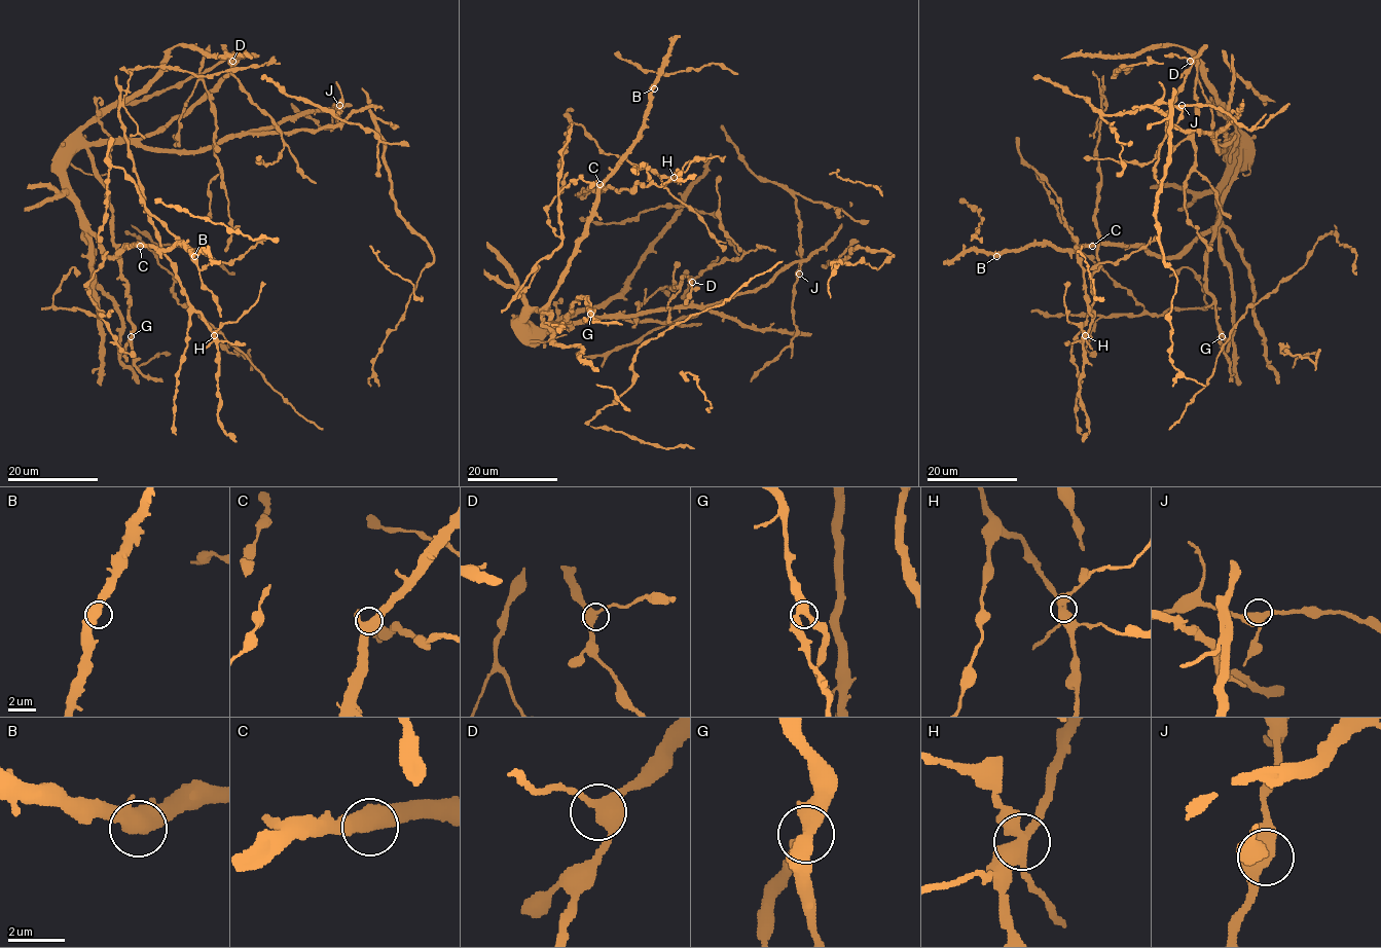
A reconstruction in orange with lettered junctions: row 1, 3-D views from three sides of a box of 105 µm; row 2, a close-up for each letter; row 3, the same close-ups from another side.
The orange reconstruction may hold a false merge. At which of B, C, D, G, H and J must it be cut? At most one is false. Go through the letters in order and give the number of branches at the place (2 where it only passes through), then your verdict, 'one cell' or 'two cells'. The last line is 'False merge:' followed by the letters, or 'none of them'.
B: 3 branches meet; one cell
C: 3 branches meet; one cell
D: 4 branches meet; one cell
G: 3 branches meet; one cell
H: 4 branches meet; two cells
J: 3 branches meet; one cell
False merge: H

